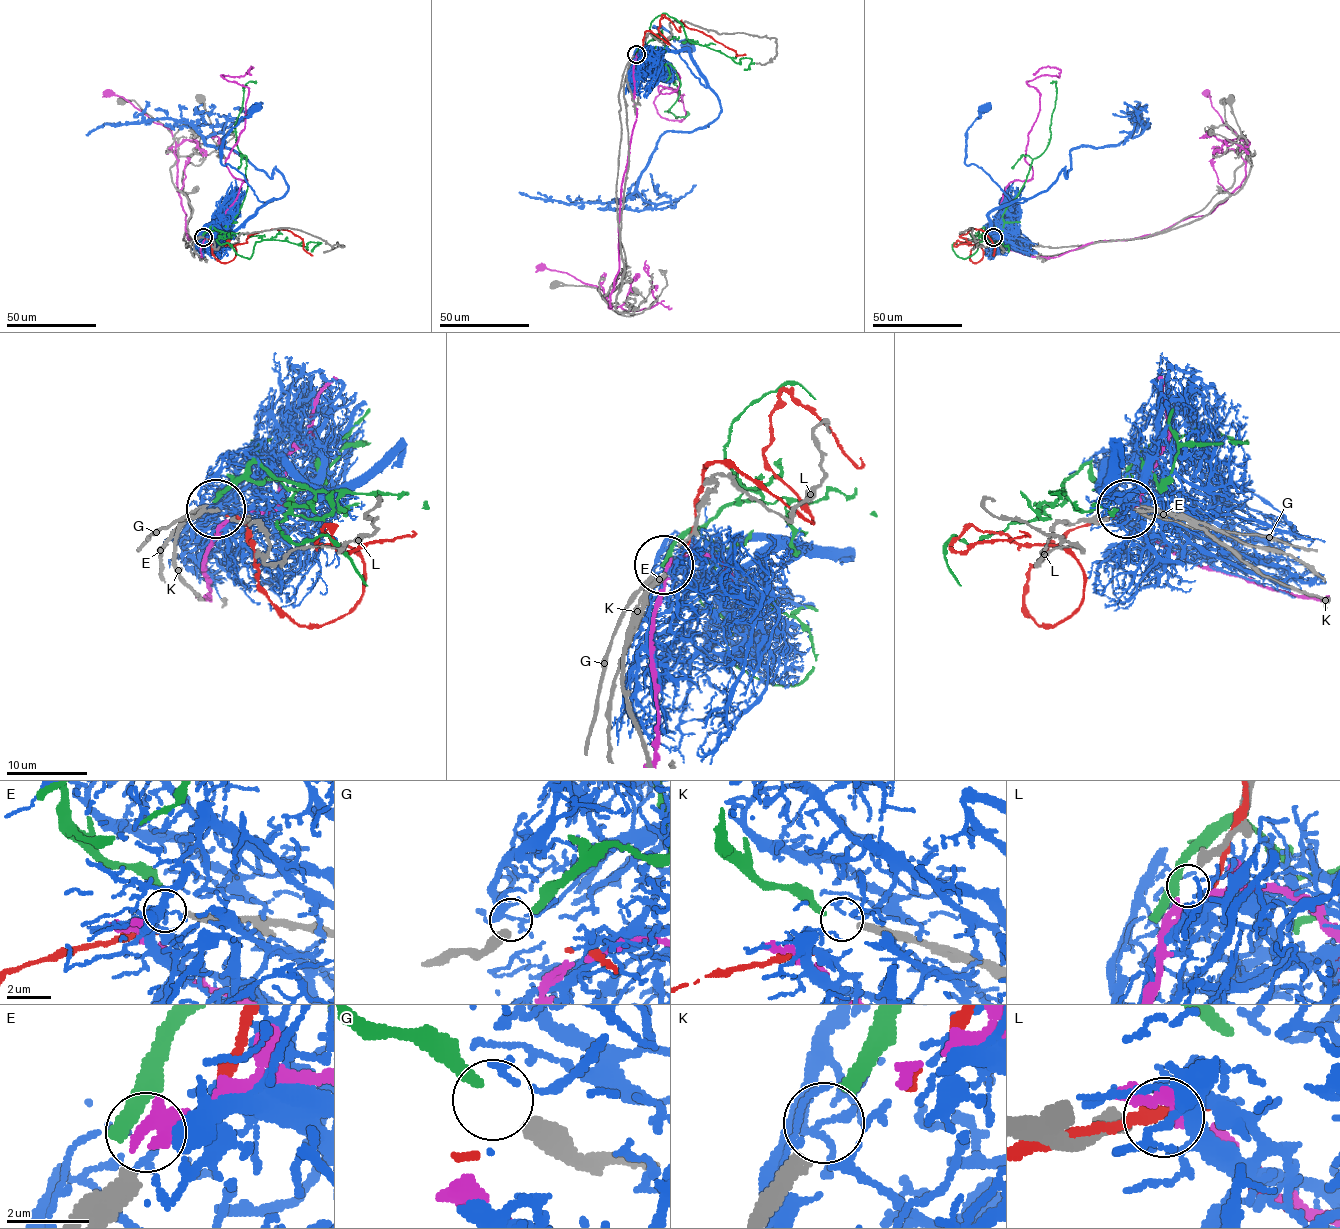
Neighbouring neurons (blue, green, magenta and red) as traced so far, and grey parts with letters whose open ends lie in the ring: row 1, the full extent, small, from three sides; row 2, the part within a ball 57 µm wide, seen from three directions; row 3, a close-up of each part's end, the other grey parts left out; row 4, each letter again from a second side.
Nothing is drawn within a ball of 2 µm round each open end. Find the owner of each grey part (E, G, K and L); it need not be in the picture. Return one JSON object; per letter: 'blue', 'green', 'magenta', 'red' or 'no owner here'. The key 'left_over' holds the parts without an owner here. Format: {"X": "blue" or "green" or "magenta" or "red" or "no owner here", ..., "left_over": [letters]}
{"E": "no owner here", "G": "no owner here", "K": "green", "L": "magenta", "left_over": ["E", "G"]}

